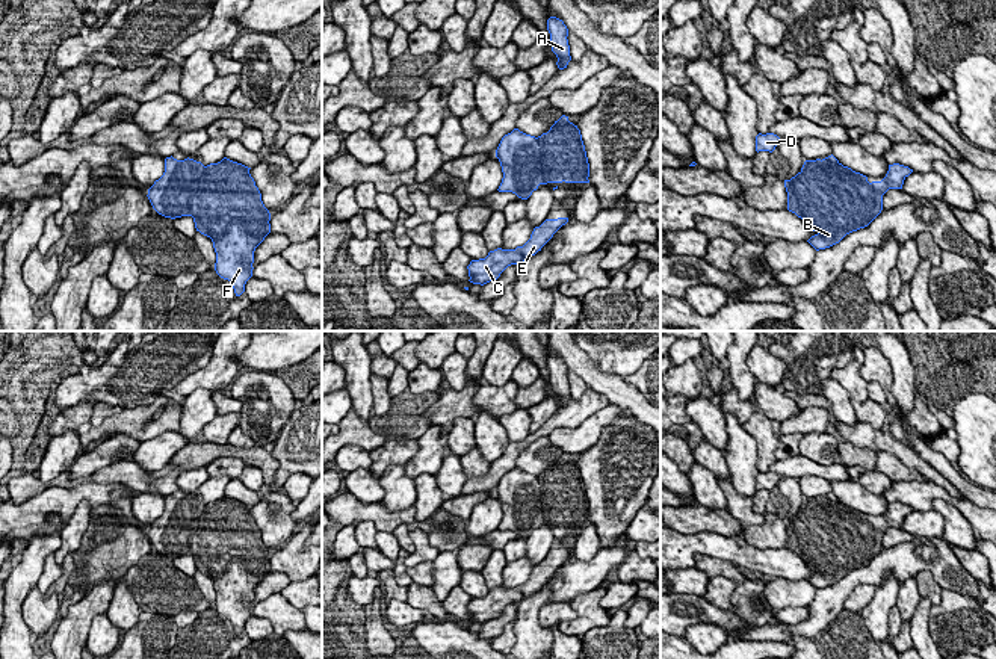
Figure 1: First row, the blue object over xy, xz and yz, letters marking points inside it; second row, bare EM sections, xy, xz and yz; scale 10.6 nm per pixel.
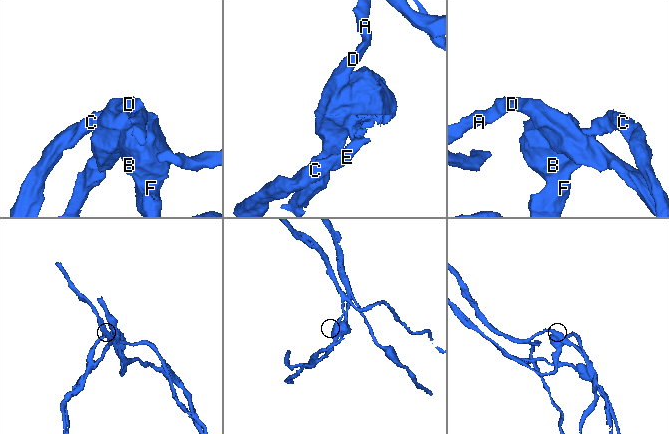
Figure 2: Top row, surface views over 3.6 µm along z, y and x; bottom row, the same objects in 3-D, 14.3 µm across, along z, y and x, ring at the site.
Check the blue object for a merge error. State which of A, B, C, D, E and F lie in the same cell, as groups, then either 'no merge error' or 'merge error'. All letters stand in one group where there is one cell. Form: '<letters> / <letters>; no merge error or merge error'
A D / B C E F; merge error

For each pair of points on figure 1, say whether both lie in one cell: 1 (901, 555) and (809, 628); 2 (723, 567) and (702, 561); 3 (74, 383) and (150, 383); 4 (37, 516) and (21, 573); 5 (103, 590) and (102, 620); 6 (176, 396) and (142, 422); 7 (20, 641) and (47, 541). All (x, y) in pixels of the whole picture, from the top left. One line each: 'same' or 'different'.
1: same
2: same
3: same
4: different
5: different
6: different
7: same

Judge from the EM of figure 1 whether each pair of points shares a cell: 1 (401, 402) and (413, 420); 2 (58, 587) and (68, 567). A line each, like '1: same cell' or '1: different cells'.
1: same cell
2: same cell

